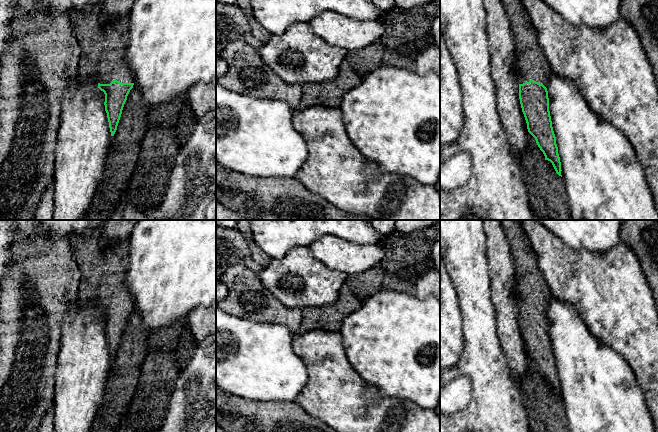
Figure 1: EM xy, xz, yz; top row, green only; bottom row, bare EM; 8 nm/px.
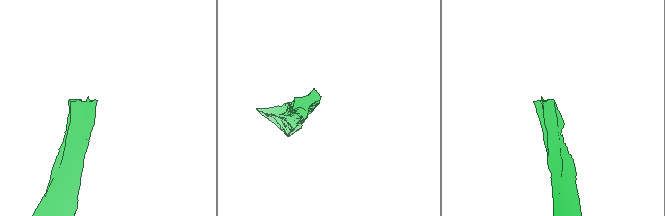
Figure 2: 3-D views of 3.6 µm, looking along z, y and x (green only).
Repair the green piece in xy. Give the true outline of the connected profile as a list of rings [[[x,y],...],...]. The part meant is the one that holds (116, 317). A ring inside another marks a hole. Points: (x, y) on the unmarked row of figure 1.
[[[103,225],[90,234],[70,238],[80,270],[79,300],[98,307],[105,318],[105,335],[114,360],[127,320],[134,309],[134,298],[126,283],[129,264],[129,238],[104,241]]]

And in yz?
[[[500,220],[512,254],[519,323],[528,356],[561,399],[561,386],[549,335],[547,309],[552,295],[522,220]]]

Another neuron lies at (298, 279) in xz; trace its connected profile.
[[[296,246],[283,258],[272,259],[258,275],[282,304],[300,309],[335,302],[348,277],[317,260],[307,246]]]

